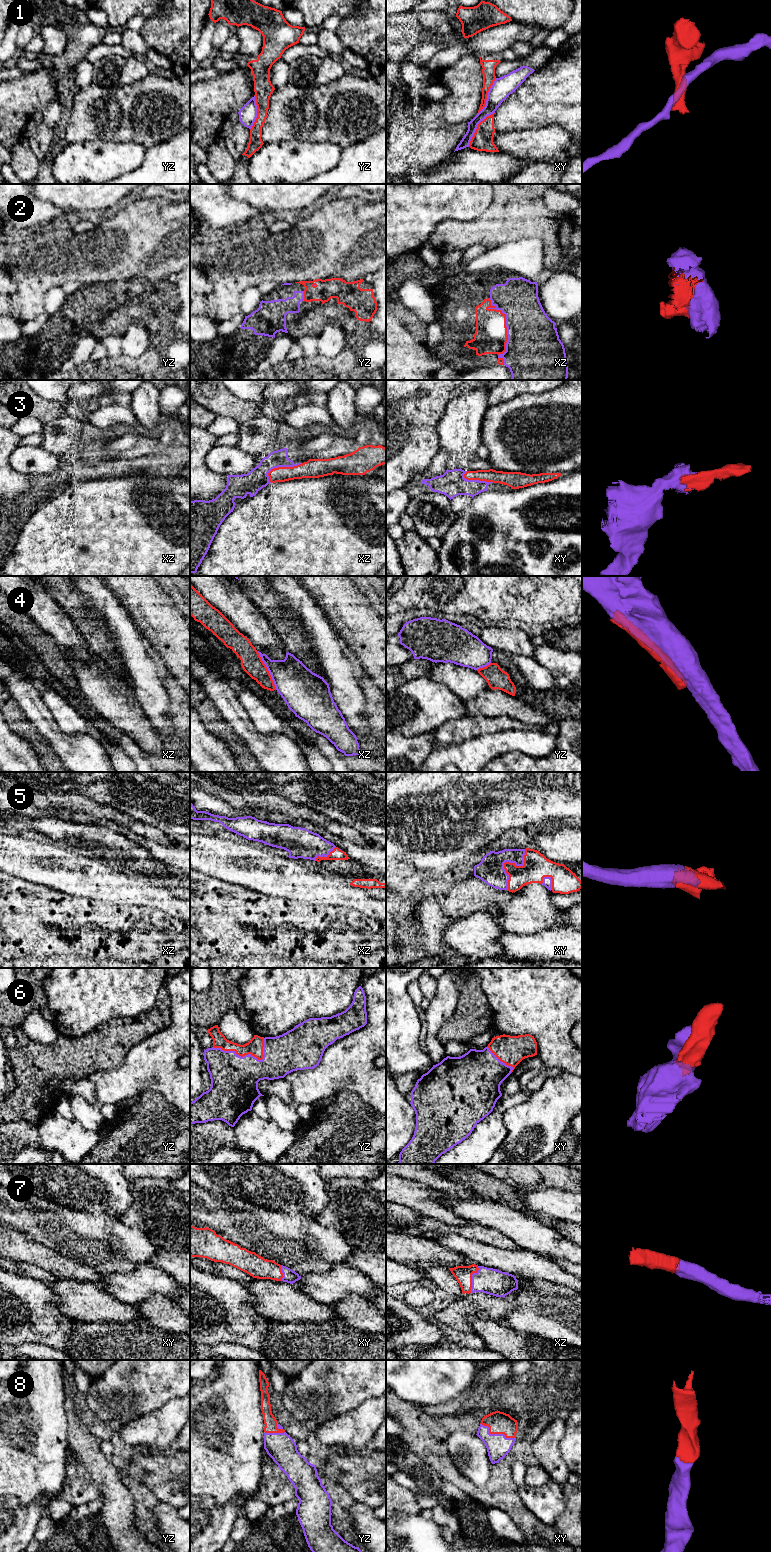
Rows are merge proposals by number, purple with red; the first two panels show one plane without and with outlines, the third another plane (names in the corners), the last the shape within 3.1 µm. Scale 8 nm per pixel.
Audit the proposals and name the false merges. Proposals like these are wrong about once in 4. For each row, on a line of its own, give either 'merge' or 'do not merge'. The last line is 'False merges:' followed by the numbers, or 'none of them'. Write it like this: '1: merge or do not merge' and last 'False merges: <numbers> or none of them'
1: do not merge
2: merge
3: merge
4: do not merge
5: merge
6: merge
7: merge
8: merge
False merges: 1, 4

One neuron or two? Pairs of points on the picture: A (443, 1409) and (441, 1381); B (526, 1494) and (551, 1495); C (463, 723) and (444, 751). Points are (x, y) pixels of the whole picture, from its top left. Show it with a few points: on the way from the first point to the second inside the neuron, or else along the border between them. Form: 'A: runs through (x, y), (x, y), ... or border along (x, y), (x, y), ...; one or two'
A: border along (463, 1391), (457, 1397), (445, 1402), (422, 1406); two
B: runs through (532, 1497), (545, 1497); one
C: border along (472, 737), (437, 745), (429, 755); two

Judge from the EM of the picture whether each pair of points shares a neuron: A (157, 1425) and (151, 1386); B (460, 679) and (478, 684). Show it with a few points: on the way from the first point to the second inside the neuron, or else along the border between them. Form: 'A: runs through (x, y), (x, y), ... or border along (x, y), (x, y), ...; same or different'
A: border along (175, 1397), (158, 1408), (133, 1419); different
B: runs through (464, 682), (474, 683); same

